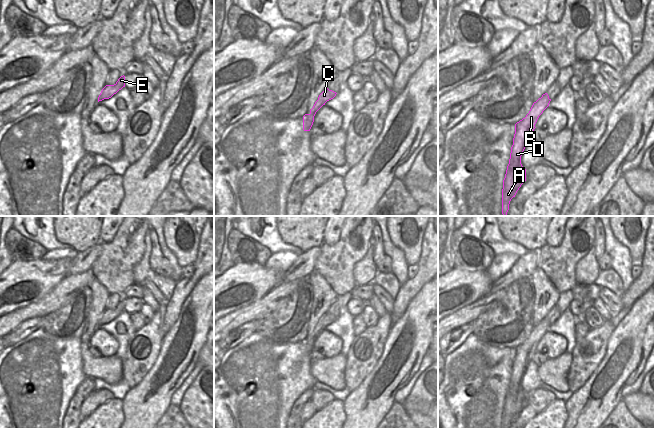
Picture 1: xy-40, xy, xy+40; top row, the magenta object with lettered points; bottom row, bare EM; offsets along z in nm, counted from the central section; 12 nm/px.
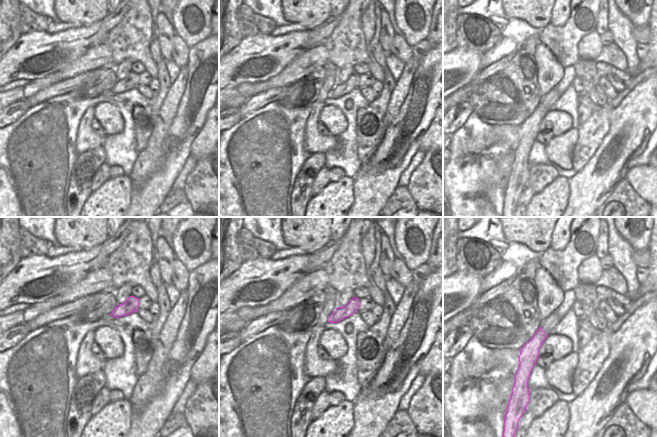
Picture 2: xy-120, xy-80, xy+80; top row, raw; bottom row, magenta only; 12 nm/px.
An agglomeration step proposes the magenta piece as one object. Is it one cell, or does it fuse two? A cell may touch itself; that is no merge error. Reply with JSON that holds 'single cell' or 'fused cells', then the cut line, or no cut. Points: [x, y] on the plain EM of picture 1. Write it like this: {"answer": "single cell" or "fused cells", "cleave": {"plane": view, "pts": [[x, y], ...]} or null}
{"answer": "single cell", "cleave": null}

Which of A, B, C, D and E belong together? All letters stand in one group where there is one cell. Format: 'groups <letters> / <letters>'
groups A B C D E

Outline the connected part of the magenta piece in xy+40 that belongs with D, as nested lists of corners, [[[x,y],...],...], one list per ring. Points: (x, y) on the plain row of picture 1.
[[[545,317],[533,327],[525,342],[515,348],[515,358],[511,371],[509,388],[503,404],[502,428],[510,428],[521,409],[526,405],[526,393],[521,388],[521,380],[527,364],[533,359],[539,340],[549,330],[551,323]]]

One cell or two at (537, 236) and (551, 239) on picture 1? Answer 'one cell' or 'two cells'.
two cells

